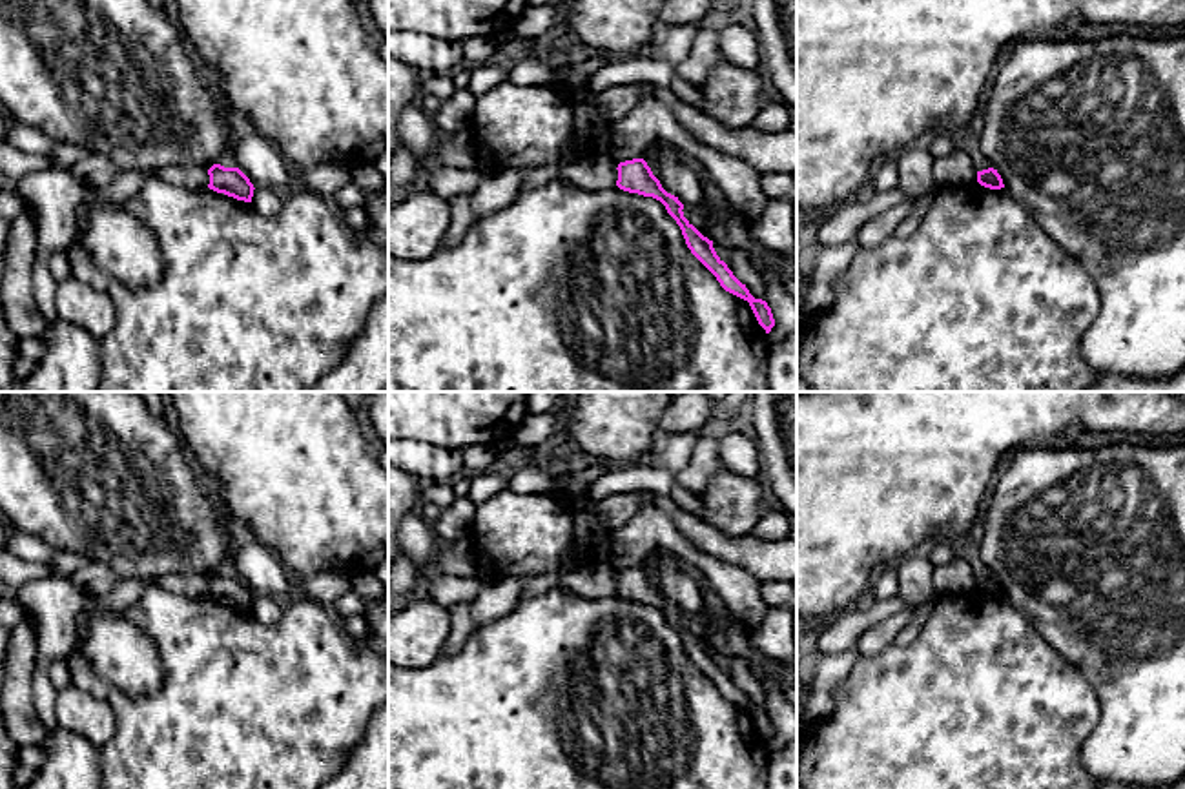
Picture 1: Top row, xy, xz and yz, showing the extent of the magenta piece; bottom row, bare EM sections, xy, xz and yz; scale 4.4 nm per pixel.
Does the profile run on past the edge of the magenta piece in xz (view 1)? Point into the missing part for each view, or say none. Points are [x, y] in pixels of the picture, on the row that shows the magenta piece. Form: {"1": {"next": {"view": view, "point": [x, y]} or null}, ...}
{"1": {"next": null}}

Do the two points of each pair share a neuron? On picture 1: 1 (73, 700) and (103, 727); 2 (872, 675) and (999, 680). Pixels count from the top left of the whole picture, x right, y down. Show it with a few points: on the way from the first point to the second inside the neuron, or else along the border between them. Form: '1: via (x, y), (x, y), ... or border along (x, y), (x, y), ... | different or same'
1: via (81, 707), (95, 722) | same
2: via (903, 680), (968, 680) | same

